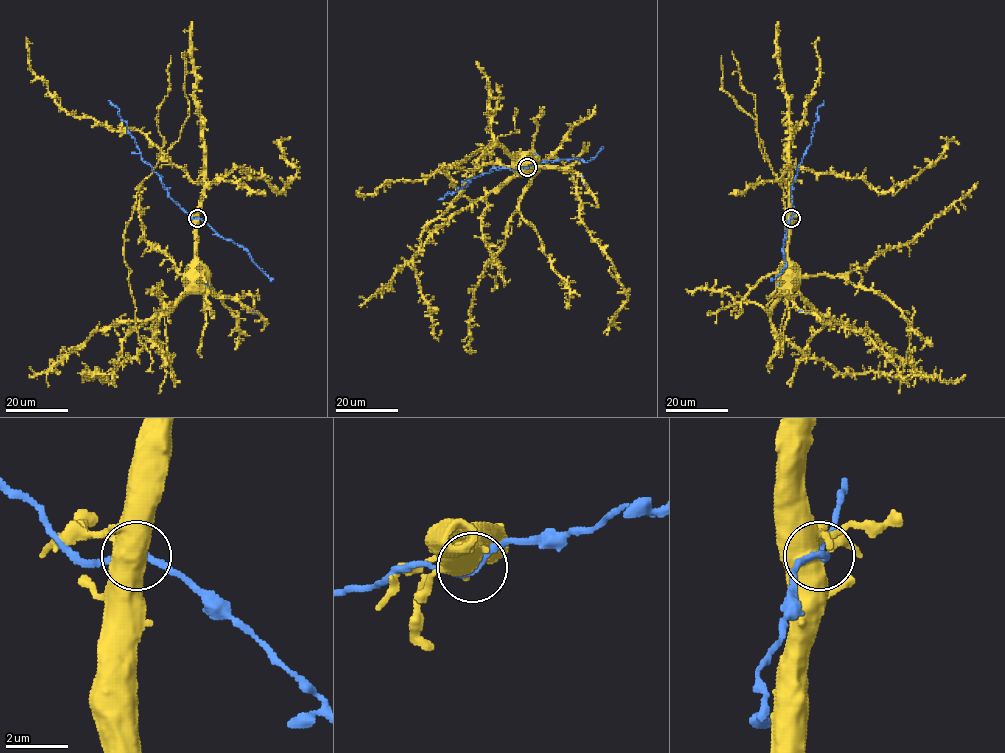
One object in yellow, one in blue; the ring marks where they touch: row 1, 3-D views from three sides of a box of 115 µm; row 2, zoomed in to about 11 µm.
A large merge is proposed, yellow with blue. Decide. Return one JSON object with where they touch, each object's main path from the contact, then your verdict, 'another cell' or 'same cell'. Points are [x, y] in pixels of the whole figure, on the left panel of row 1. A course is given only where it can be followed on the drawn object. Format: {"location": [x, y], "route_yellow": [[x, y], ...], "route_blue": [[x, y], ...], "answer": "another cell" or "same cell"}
{"location": [197, 218], "route_yellow": [[197, 218], [195, 275]], "route_blue": [[197, 218], [193, 218], [169, 196], [161, 177], [141, 158], [135, 139], [119, 115], [119, 109], [109, 101]], "answer": "same cell"}

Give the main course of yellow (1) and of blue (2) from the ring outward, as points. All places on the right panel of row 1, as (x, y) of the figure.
1: (791, 218), (787, 255), (779, 267), (782, 275)
2: (791, 218), (794, 210), (791, 196), (794, 177), (811, 143), (814, 124), (818, 119), (818, 109), (824, 101)

